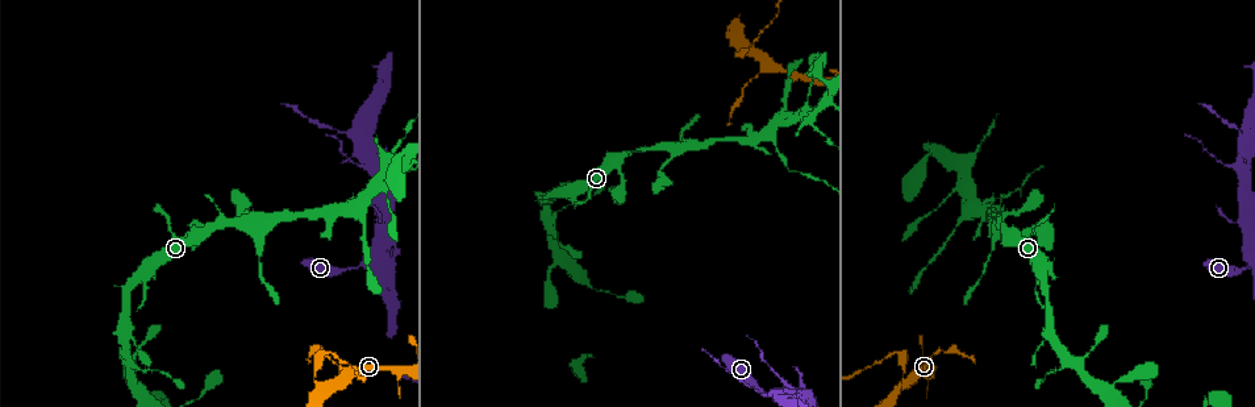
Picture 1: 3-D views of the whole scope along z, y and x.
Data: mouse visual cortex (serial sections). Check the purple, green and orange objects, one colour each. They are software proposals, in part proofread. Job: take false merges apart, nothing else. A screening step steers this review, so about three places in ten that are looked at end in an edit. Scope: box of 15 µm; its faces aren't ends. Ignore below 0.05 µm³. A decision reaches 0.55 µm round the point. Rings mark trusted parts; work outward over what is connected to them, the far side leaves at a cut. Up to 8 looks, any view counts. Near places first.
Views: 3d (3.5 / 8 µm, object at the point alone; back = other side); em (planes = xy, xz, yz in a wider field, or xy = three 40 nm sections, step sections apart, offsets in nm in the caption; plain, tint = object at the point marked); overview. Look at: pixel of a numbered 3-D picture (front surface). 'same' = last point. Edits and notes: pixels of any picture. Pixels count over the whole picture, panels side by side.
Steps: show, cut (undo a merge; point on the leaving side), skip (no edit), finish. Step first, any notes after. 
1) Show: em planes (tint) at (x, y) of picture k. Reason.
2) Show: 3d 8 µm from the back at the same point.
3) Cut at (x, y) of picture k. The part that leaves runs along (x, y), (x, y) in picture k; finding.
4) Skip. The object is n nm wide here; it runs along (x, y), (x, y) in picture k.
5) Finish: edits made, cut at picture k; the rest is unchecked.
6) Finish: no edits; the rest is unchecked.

Show: 3d 8 µm at (331, 352) of picture 1. Sharp bend.

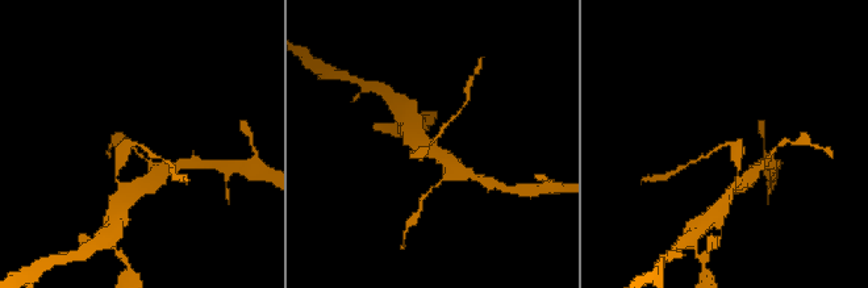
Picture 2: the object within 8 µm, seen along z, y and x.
Show: 3d 3.5 µm from the back at (430, 144) of picture 2.

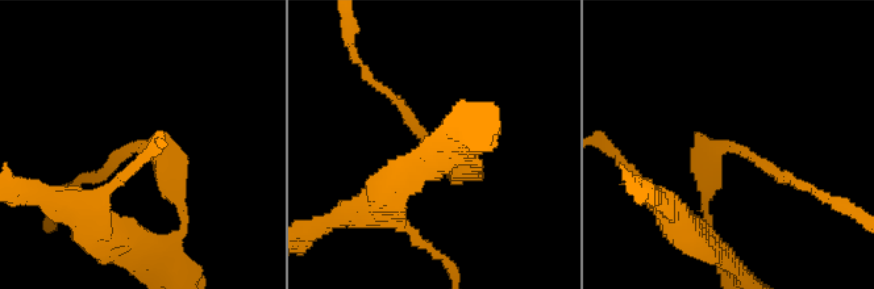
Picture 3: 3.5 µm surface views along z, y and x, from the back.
Cut at (411, 120) of picture 3. The arms are 150, 250 nm wide; the part that leaves runs along (720, 146), (727, 142), (808, 187) in picture 3; a second cell is stuck on.

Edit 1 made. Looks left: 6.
Show: 3d 8 µm at (1240, 271) of picture 1.

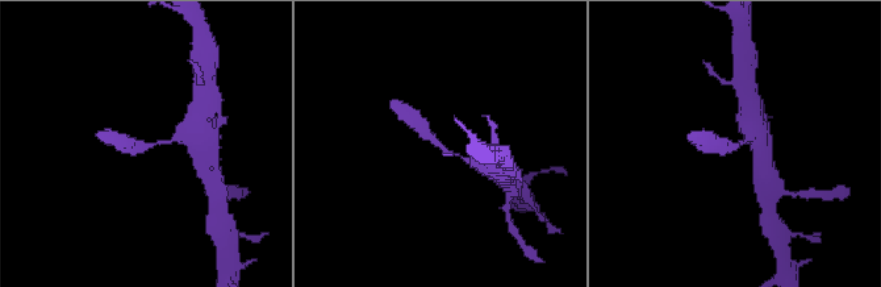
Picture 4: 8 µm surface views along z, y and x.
Show: em xy step 3 (tint) at (444, 146) of picture 4. The arms are 150, 350 nm wide.

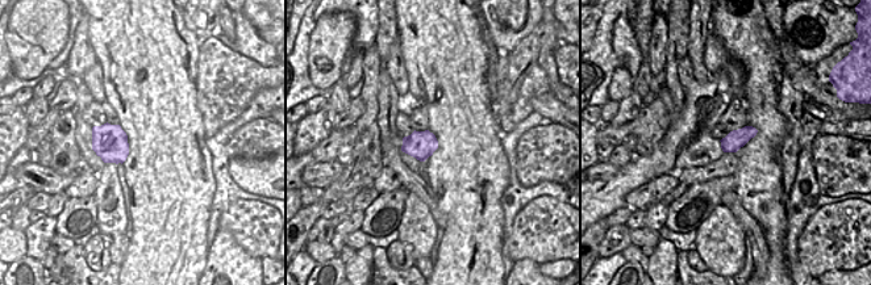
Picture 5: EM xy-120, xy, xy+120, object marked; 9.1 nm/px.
Skip. It runs along (417, 120), (446, 152), (479, 159) in picture 4; all the same cell.

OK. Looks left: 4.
Show: 3d 3.5 µm at (763, 393) of picture 1. Thick turns thin.

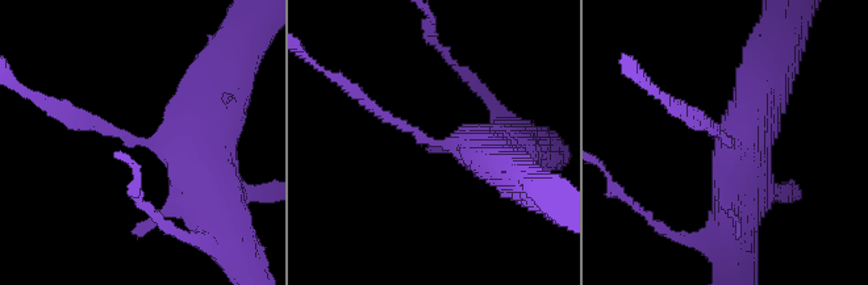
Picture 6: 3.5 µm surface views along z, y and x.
Show: em xy step 3 (tint) at (137, 142) of picture 6.

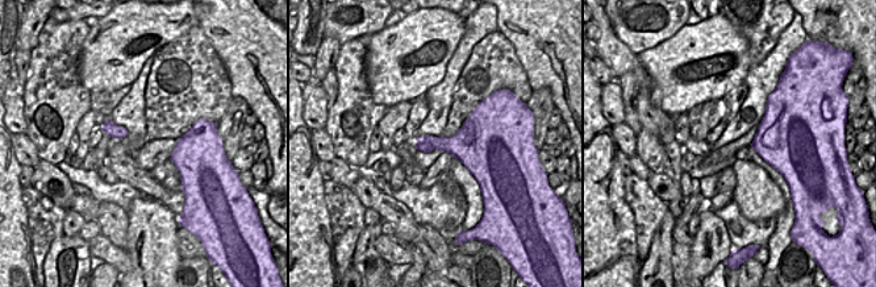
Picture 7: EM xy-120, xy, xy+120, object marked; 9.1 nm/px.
Cut at (84, 124) of picture 6. The part that leaves runs along (120, 133), (75, 121), (26, 92) in picture 6; two cells meet here.

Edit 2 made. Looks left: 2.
Finish: edits made, cut at picture 3, cut at picture 6; the rest is unchecked.

